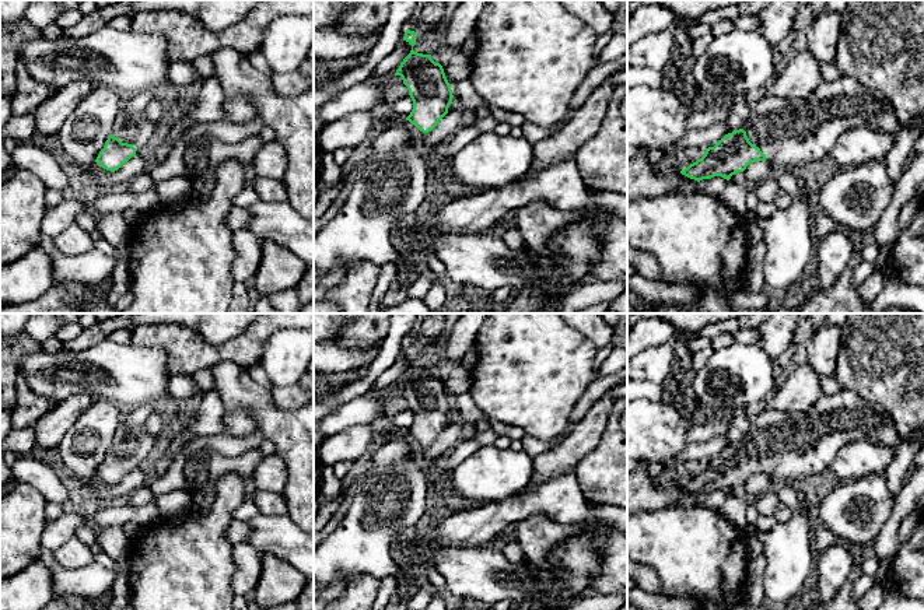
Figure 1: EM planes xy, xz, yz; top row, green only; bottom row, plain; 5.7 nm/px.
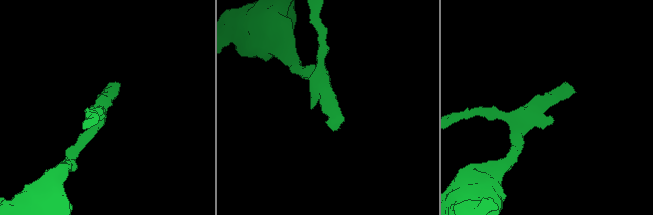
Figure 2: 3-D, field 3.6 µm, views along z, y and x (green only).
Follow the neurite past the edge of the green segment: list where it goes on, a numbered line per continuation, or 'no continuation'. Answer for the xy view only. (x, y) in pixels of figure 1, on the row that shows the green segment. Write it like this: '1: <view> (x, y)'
1: xy (133, 128)

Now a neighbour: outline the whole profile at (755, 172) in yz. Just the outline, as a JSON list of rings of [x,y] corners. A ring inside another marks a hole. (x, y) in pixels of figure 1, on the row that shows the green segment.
[[[767,161],[750,162],[743,171],[746,179],[755,185],[760,183],[763,179],[776,178],[780,168],[773,166]]]

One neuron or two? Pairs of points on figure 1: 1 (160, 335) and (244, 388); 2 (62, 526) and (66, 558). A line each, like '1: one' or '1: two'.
1: two
2: two

